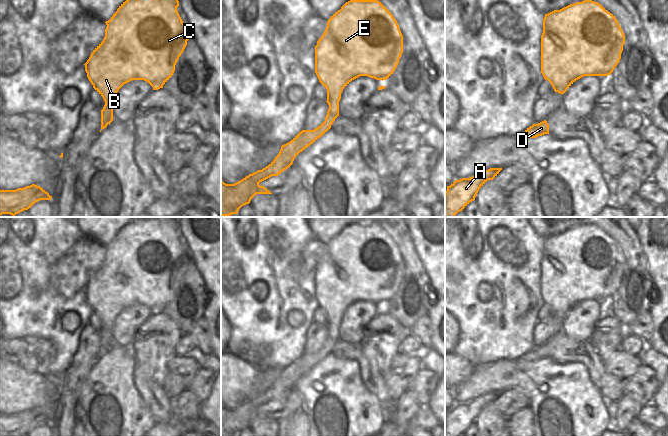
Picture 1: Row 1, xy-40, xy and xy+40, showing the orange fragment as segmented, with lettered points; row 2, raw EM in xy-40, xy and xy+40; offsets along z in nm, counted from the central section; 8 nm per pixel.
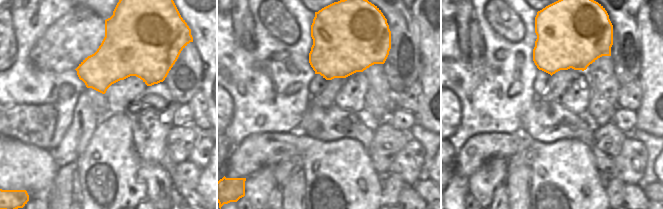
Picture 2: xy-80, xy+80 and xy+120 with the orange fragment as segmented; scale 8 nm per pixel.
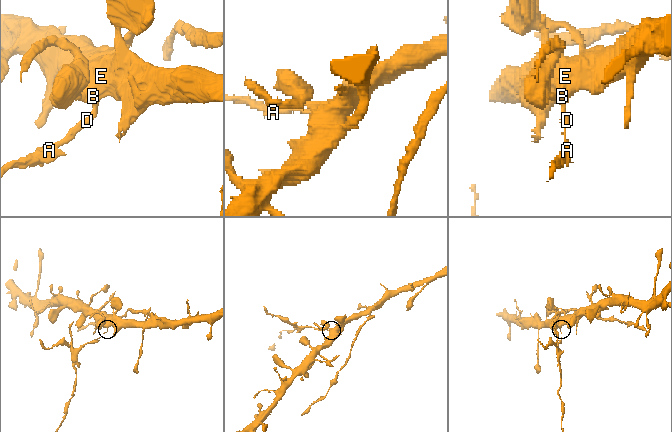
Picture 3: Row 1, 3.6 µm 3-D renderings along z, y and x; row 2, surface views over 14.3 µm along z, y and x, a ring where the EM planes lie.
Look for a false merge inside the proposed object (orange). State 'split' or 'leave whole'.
split

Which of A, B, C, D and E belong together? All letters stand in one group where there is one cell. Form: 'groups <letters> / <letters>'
groups A / B C D E

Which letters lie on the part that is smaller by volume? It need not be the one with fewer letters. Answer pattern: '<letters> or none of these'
A.

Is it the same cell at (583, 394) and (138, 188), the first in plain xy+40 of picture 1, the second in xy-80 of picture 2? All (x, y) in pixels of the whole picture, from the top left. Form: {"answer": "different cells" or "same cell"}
{"answer": "same cell"}

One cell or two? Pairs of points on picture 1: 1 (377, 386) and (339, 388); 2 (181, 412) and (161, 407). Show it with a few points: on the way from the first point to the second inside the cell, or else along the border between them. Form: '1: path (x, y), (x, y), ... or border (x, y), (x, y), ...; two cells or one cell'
1: border (358, 365), (358, 371), (363, 384), (381, 405); two cells
2: border (170, 400), (173, 419); two cells

